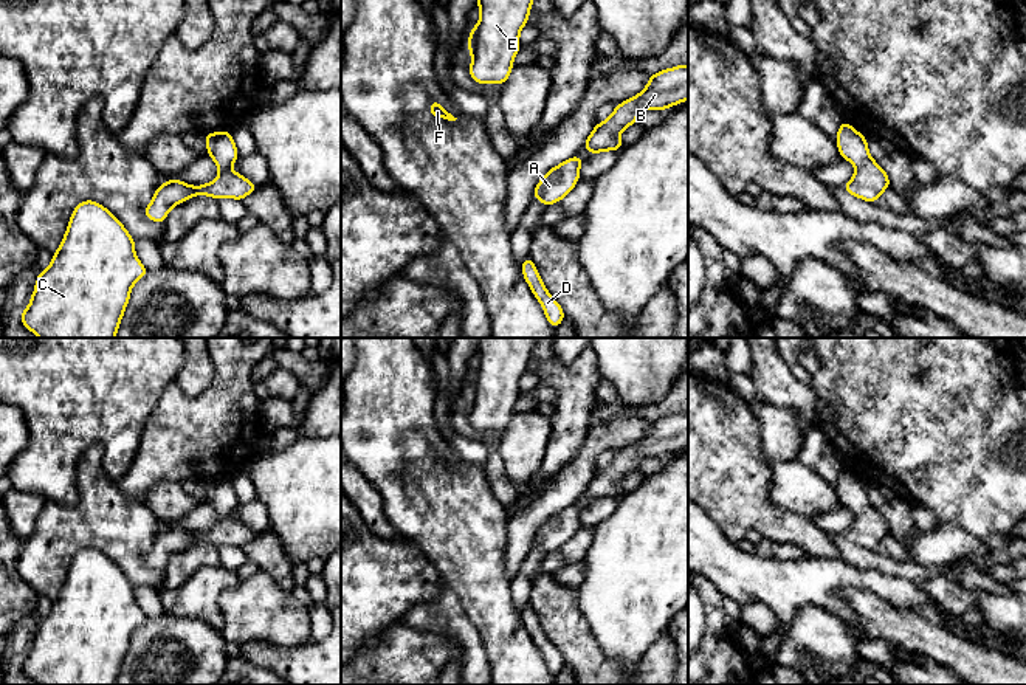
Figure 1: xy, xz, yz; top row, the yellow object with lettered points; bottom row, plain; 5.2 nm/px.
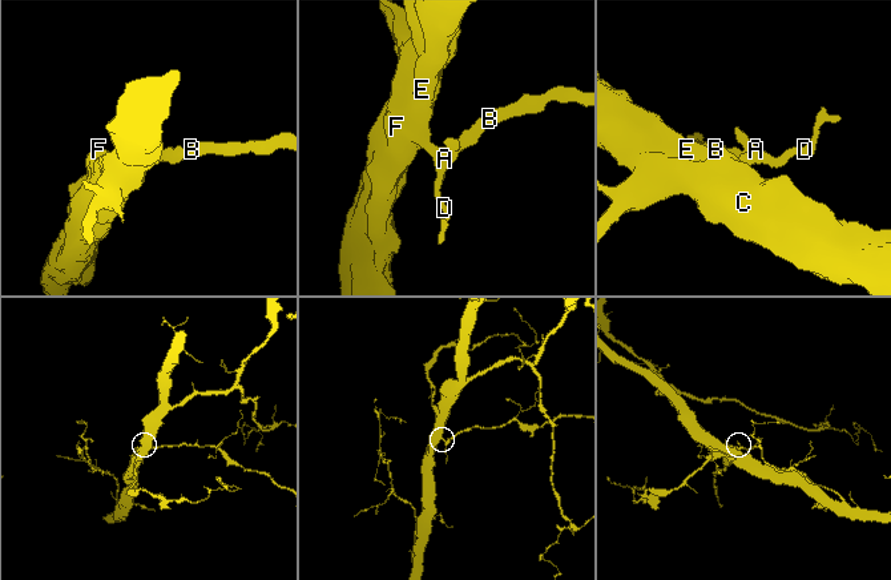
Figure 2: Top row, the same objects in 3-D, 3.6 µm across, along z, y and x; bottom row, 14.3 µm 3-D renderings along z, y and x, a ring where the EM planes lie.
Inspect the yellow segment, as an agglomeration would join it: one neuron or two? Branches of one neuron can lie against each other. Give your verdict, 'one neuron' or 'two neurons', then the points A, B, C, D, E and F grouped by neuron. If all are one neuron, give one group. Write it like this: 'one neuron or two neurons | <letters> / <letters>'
one neuron | A B C D E F

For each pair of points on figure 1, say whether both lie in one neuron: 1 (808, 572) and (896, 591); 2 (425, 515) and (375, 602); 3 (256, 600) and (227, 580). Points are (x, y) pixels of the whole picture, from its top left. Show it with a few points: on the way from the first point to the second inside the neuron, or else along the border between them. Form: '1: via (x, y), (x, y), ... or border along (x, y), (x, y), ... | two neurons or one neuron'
1: via (829, 577), (874, 581) | one neuron
2: border along (403, 536), (411, 540), (434, 567) | two neurons
3: border along (241, 580), (220, 595), (225, 620) | two neurons

